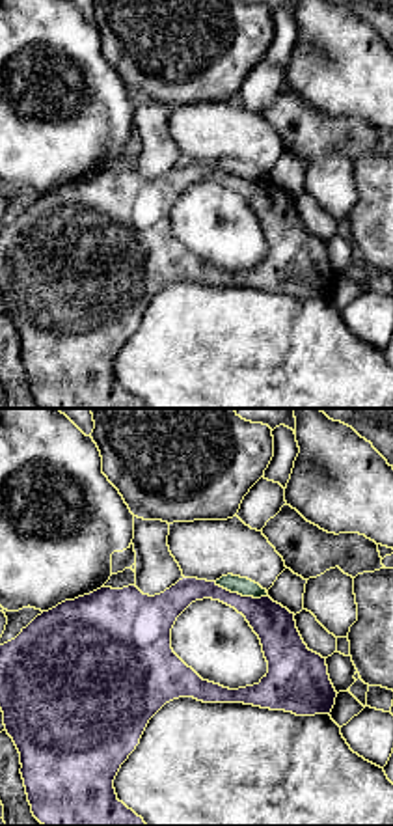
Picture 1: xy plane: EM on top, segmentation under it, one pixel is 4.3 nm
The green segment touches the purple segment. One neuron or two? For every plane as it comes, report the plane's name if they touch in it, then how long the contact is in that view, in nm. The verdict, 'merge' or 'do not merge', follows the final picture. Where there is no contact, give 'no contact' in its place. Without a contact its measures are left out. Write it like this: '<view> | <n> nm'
xy | 240 nm

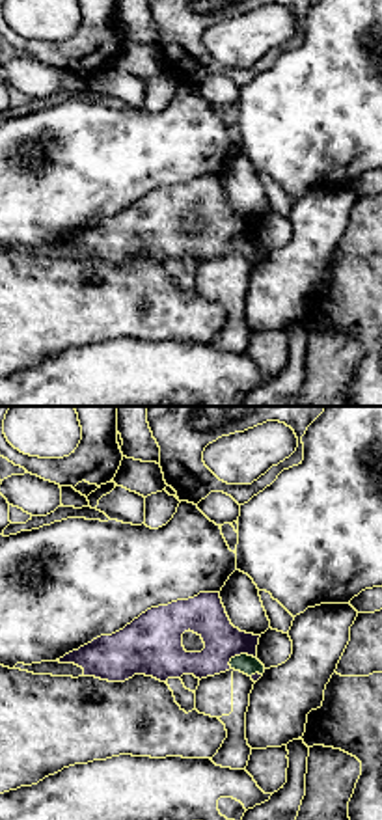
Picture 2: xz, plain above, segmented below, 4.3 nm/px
xz | 130 nm

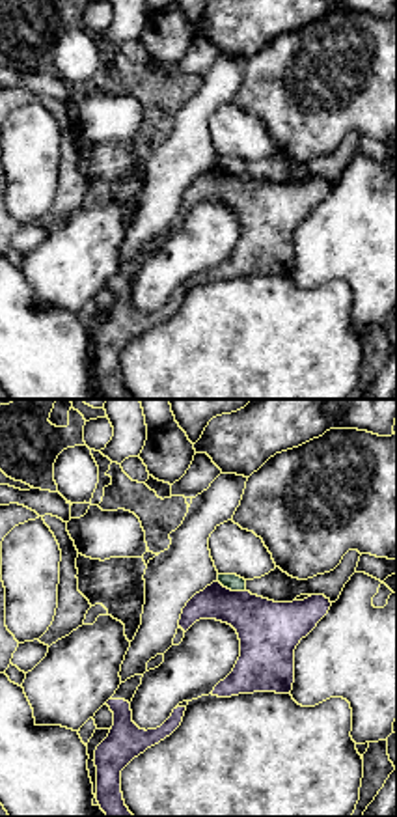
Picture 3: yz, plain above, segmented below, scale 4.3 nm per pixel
yz | 140 nm

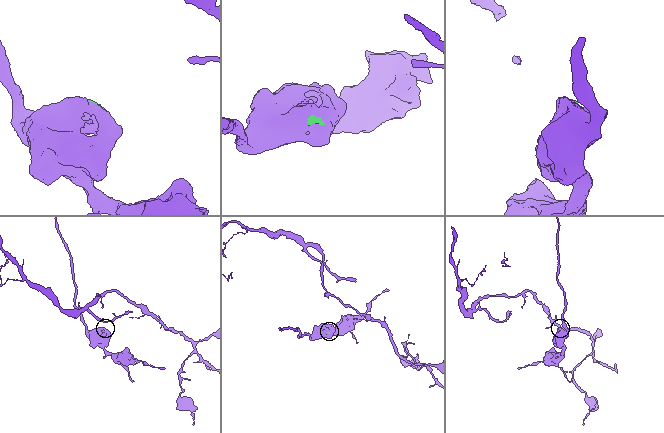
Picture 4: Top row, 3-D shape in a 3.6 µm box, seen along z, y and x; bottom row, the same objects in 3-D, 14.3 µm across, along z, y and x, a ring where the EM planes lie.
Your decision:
do not merge

